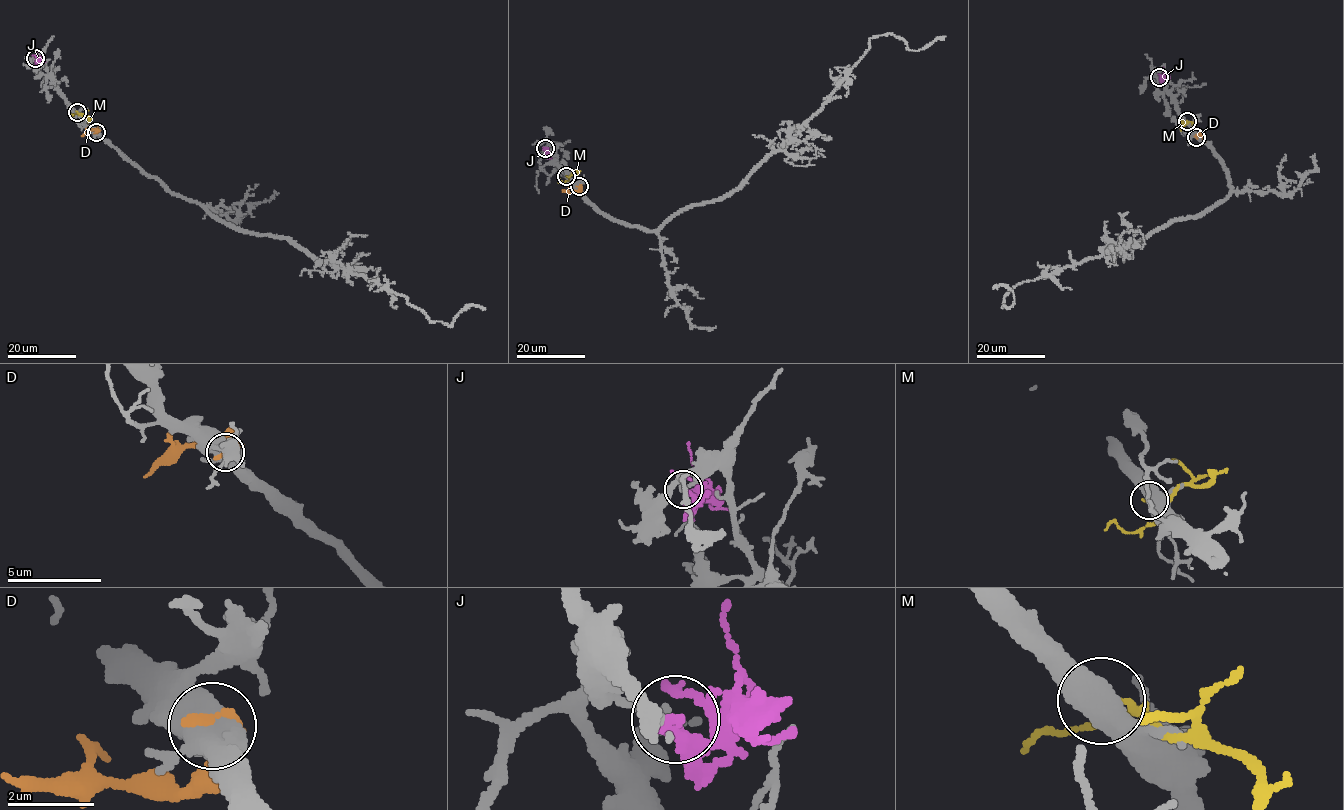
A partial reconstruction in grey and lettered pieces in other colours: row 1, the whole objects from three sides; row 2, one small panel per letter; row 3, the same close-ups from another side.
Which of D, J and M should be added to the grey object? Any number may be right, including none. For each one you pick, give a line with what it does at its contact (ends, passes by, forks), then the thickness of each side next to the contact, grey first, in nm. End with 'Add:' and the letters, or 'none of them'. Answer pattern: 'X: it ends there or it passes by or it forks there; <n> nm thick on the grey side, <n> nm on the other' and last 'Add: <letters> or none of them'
Add: none of them

